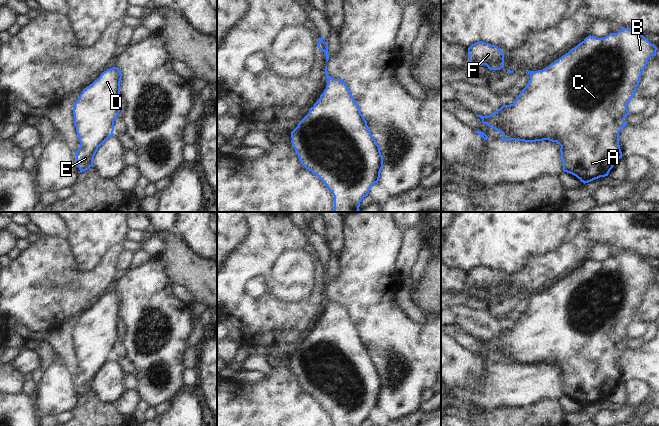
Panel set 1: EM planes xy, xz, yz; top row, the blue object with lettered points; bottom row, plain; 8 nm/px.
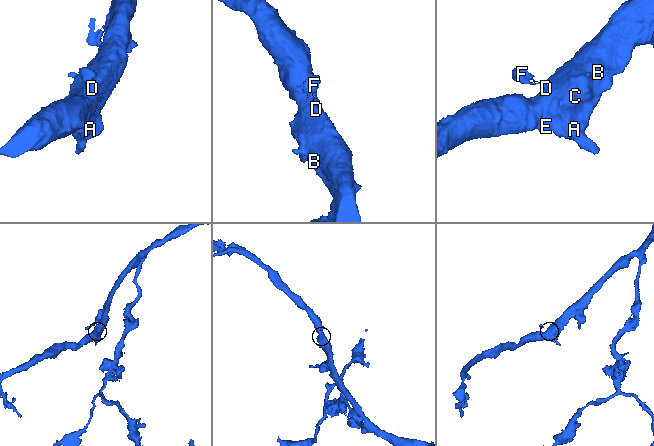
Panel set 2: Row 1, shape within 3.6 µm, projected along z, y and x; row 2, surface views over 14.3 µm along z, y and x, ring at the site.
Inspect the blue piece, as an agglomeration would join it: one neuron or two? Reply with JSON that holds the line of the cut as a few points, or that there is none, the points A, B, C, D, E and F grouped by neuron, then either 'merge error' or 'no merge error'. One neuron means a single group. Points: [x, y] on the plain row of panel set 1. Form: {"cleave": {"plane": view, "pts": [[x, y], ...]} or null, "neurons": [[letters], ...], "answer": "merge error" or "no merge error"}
{"cleave": {"plane": "xz", "pts": [[330, 301], [327, 305]]}, "neurons": [["A", "B", "C", "D", "E"], ["F"]], "answer": "merge error"}

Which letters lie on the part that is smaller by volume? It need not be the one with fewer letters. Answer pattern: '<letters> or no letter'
F

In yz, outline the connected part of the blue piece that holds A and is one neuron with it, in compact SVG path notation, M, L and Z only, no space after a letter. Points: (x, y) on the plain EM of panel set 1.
M622 251L617 257L610 257L604 262L596 262L589 259L576 271L572 272L568 277L561 282L550 288L543 294L534 295L530 298L530 304L522 316L516 321L513 328L503 329L496 336L493 336L489 340L477 339L482 343L483 348L487 348L489 351L499 355L503 360L502 365L524 365L524 366L536 366L549 364L557 366L561 372L561 384L563 386L563 395L576 400L581 406L588 407L600 401L608 400L610 394L613 392L616 385L622 382L622 376L619 369L619 356L628 349L624 345L625 341L629 339L627 329L631 322L635 320L636 311L639 309L641 298L646 291L648 284L651 280L656 280L657 271L650 267L639 255Z

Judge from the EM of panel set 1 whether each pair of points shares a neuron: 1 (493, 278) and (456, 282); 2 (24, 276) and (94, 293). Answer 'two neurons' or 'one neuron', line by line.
1: two neurons
2: one neuron

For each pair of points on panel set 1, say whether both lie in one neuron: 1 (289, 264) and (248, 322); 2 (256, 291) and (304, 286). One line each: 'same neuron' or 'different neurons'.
1: different neurons
2: same neuron

